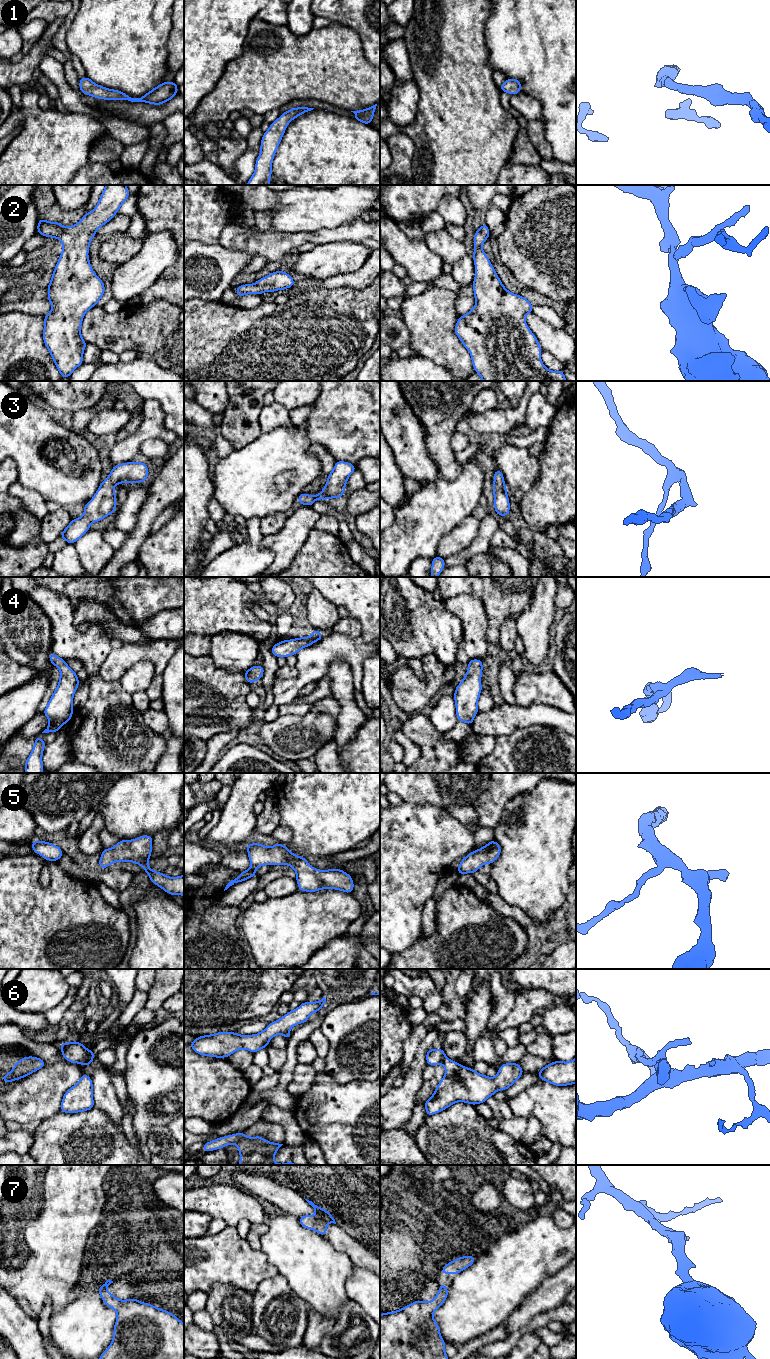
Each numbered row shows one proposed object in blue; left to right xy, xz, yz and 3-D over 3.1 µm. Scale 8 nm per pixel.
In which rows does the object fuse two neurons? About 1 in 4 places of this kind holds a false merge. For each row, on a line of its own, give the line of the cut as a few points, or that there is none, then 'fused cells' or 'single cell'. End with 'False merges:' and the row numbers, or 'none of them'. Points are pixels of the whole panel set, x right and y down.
1: no cut | single cell
2: no cut | single cell
3: no cut | single cell
4: no cut | single cell
5: no cut | single cell
6: yz (445, 1056), (441, 1063) | fused cells
7: no cut | single cell
False merges: 6

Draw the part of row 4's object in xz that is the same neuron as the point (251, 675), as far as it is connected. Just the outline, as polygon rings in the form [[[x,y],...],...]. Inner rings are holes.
[[[262,665],[252,666],[244,672],[245,679],[248,683],[252,684],[257,680],[261,680],[264,674],[264,667]]]

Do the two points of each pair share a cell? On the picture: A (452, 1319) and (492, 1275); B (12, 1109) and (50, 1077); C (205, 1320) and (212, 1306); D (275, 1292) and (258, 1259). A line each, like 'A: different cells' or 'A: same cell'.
A: same cell
B: same cell
C: different cells
D: different cells

